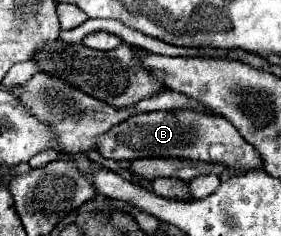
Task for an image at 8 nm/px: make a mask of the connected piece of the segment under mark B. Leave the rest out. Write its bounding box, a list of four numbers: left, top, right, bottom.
[96,111,262,171]

